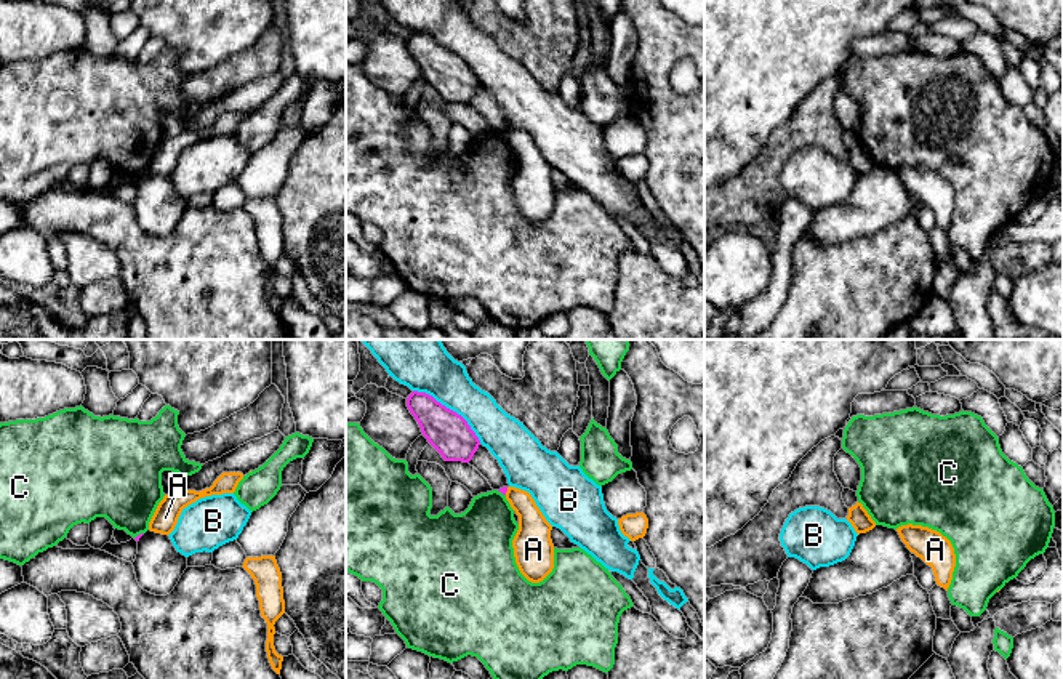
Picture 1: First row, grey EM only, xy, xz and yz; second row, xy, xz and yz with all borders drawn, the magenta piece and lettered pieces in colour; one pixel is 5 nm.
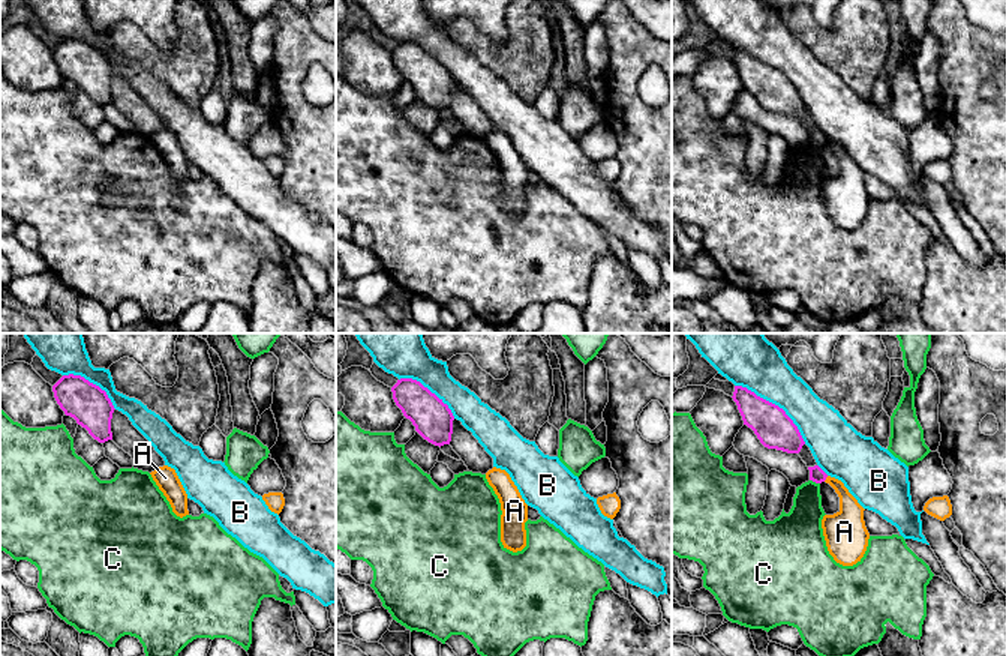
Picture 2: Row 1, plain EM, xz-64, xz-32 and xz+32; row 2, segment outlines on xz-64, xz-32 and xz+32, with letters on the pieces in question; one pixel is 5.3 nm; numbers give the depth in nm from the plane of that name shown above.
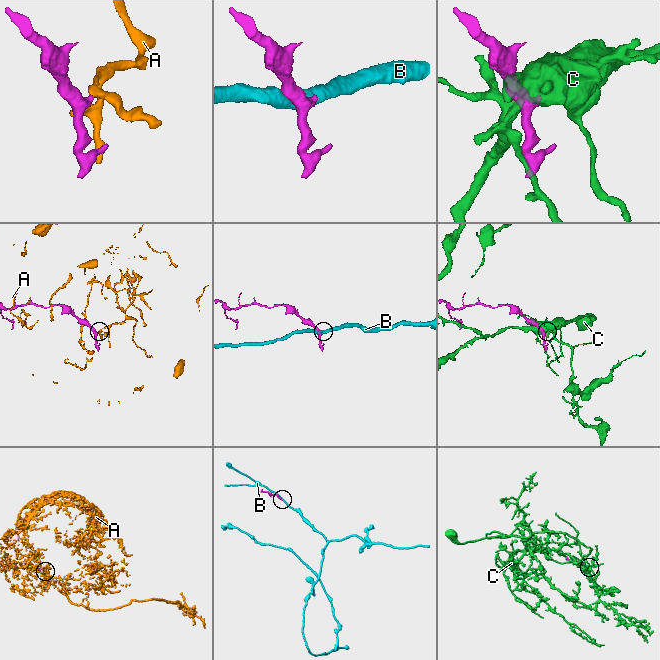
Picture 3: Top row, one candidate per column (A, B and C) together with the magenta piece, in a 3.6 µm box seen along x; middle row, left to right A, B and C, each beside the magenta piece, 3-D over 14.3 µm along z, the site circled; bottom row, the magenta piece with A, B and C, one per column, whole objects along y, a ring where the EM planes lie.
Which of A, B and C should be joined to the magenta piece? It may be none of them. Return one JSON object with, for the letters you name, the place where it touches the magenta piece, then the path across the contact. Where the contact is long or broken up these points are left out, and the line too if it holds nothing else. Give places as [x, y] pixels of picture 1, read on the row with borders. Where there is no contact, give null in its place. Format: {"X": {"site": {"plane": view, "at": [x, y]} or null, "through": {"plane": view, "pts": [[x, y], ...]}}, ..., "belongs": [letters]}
{"belongs": []}

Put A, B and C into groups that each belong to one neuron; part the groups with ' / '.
A / B / C

